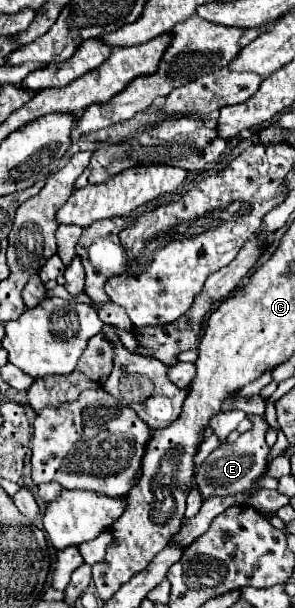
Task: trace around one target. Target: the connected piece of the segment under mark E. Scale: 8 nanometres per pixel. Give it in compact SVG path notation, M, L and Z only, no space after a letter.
M247 415L247 417L255 417L255 427L249 429L247 433L239 435L239 439L235 443L223 443L219 445L199 467L195 481L203 493L203 497L209 495L235 495L235 493L243 493L243 489L247 489L247 485L251 485L251 481L255 481L255 477L259 477L259 473L263 473L265 463L267 463L267 453L269 447L265 443L265 433L267 433L267 421L265 417L259 415Z

